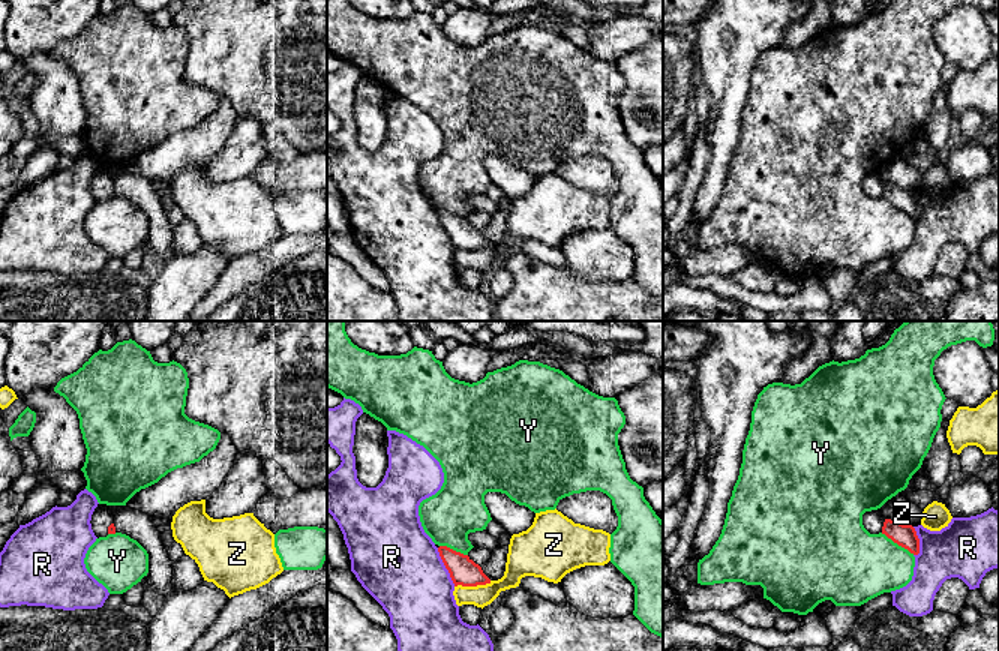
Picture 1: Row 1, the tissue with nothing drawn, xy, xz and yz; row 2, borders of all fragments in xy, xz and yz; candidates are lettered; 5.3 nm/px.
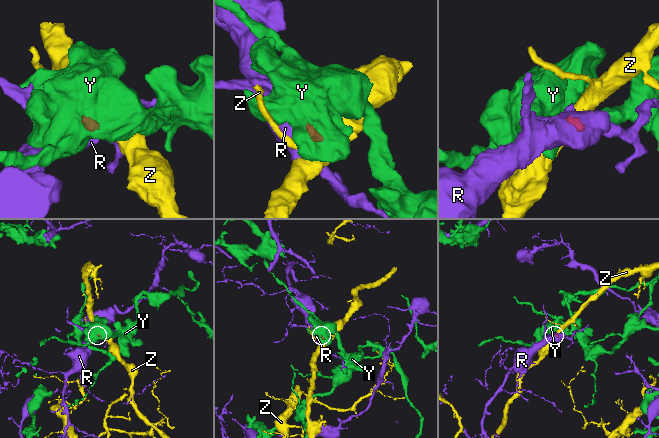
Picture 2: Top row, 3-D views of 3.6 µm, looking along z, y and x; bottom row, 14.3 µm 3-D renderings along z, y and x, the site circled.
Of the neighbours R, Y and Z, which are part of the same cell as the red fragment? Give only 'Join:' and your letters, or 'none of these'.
Join: none of these

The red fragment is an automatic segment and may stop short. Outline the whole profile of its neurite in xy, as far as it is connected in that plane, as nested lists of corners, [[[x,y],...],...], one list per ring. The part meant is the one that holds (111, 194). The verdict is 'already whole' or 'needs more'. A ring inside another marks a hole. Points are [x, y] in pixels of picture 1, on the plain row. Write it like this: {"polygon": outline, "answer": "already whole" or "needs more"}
{"polygon": [[[98,168],[94,172],[90,188],[98,202],[106,201],[108,198],[116,198],[114,177],[102,168]]], "answer": "needs more"}

